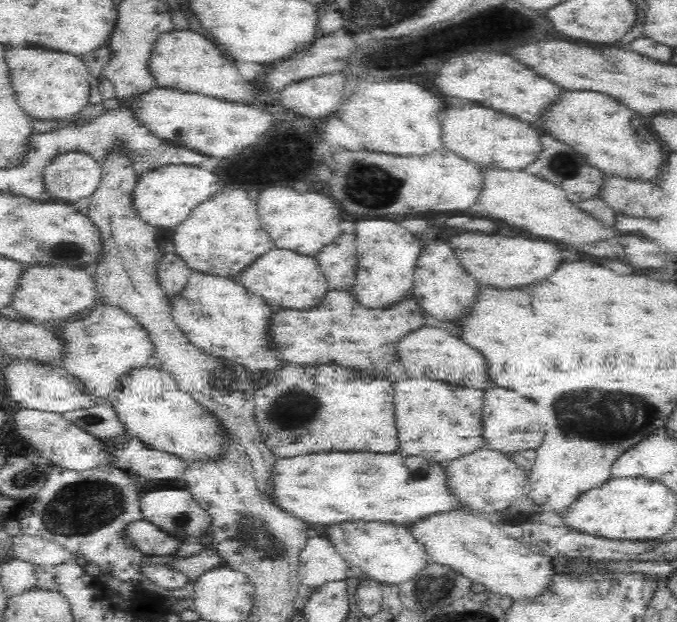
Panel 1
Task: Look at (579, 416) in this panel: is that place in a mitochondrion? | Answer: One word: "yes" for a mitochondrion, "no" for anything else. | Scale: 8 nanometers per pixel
yes

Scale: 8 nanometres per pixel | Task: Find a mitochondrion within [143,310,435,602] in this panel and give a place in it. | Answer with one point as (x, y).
(294, 414)

